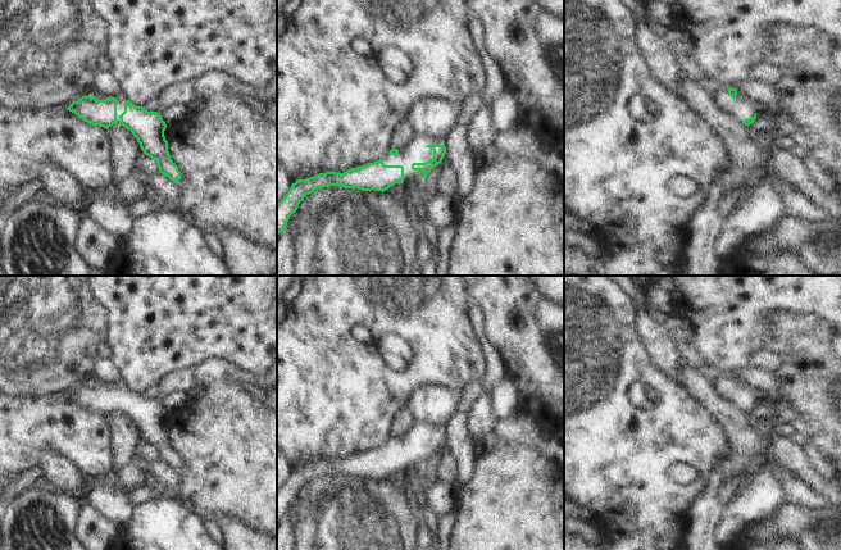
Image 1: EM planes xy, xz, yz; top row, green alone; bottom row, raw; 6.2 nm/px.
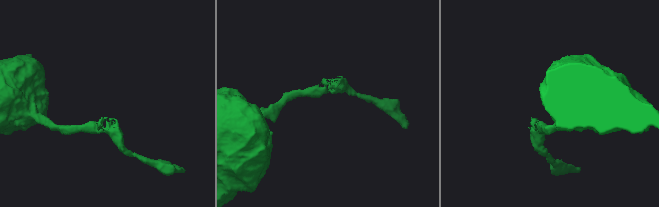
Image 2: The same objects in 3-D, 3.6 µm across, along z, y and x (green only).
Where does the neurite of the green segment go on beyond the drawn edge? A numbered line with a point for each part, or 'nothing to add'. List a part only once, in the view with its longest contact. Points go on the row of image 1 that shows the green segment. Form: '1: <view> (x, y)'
1: xz (416, 151)

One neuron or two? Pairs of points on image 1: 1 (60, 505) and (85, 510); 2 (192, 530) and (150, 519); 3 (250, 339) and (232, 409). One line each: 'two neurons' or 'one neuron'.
1: two neurons
2: one neuron
3: two neurons

